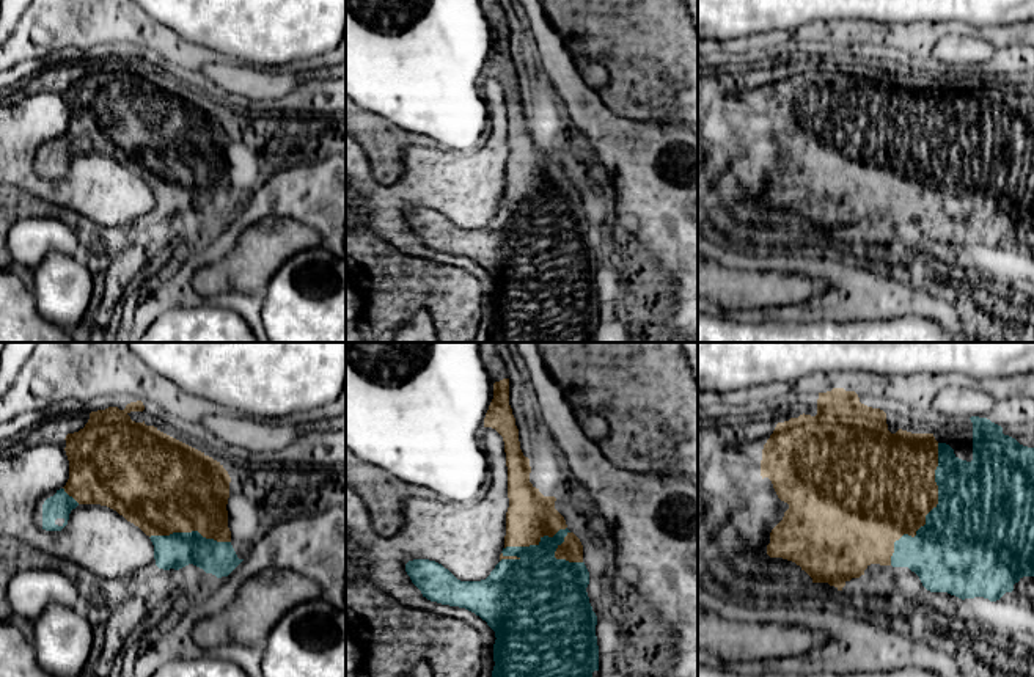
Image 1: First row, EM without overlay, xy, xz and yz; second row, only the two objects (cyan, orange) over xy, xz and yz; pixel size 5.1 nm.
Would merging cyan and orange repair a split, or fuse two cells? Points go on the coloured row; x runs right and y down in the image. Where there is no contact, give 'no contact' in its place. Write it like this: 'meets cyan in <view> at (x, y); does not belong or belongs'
meets cyan in yz at (931, 511); belongs

